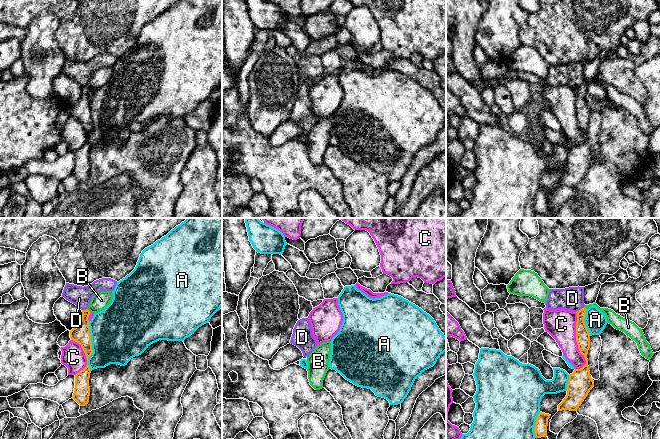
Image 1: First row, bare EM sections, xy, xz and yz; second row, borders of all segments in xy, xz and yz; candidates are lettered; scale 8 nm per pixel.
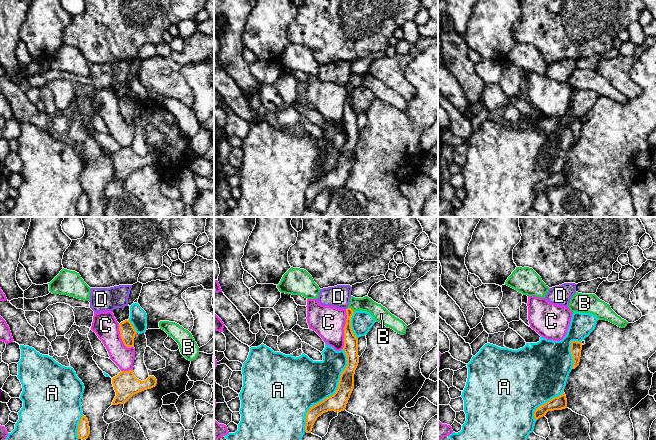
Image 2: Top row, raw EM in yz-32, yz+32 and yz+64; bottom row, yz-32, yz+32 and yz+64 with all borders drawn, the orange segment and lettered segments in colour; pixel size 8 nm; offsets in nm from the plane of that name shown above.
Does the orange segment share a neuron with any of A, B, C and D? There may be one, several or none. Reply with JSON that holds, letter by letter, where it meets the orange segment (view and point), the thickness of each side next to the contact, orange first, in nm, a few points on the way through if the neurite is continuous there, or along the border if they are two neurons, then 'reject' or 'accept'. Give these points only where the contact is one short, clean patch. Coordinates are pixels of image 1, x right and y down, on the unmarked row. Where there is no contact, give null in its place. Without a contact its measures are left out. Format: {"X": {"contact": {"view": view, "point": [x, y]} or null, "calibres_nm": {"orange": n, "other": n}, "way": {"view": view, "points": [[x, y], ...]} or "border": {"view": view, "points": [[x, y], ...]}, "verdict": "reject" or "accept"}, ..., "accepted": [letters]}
{"A": {"contact": {"view": "xy", "point": [91, 122]}, "calibres_nm": {"orange": 140, "other": 440}, "verdict": "reject"}, "B": {"contact": {"view": "xy", "point": [88, 86]}, "calibres_nm": {"orange": 140, "other": 140}, "verdict": "reject"}, "C": {"contact": {"view": "yz", "point": [576, 117]}, "calibres_nm": {"orange": 110, "other": 240}, "verdict": "reject"}, "D": {"contact": {"view": "yz", "point": [580, 85]}, "calibres_nm": {"orange": 110, "other": 190}, "border": {"view": "yz", "points": [[584, 83], [576, 88]]}, "verdict": "reject"}, "accepted": []}

